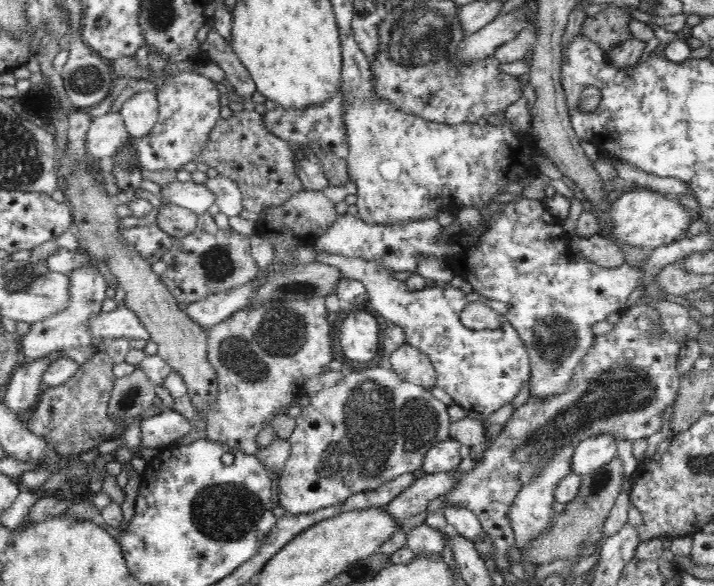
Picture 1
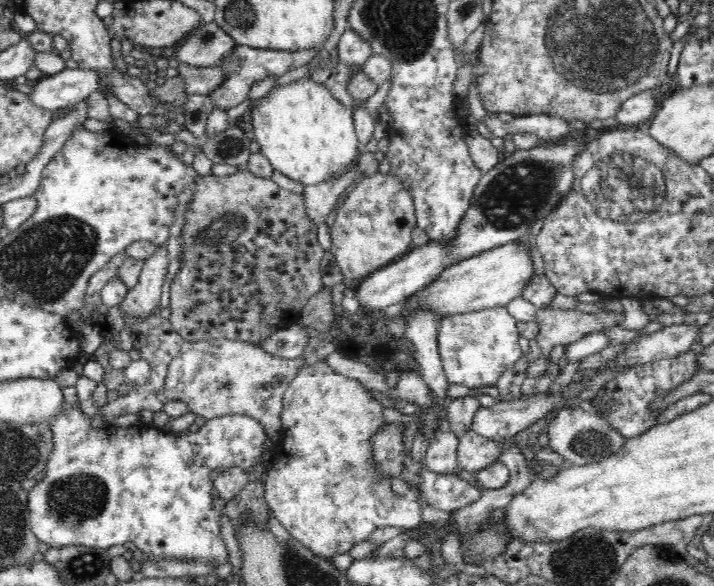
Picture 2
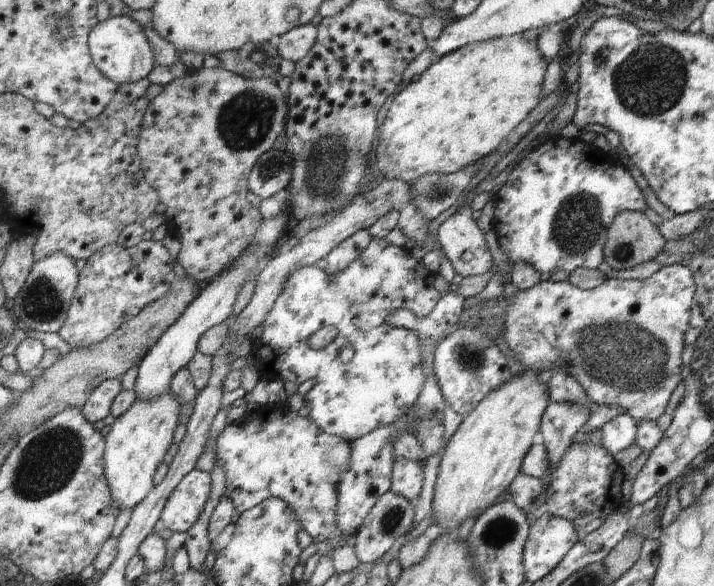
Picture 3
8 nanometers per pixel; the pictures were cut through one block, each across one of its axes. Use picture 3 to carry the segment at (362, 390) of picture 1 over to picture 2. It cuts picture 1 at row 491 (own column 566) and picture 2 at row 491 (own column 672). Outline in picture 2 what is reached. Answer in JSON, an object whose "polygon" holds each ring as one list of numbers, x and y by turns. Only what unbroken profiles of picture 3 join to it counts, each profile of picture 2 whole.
{"polygon":[[316,362,298,370,282,404,282,432,268,466,266,500,272,514,294,540,308,546,320,558,334,558,336,554,348,554,356,544,368,540,376,528,396,526,410,532,422,524,422,506,418,500,412,496,396,496,390,478,382,474,374,462,374,446,370,440,386,426,382,418,386,406,374,400,358,380,336,374,326,362]]}

